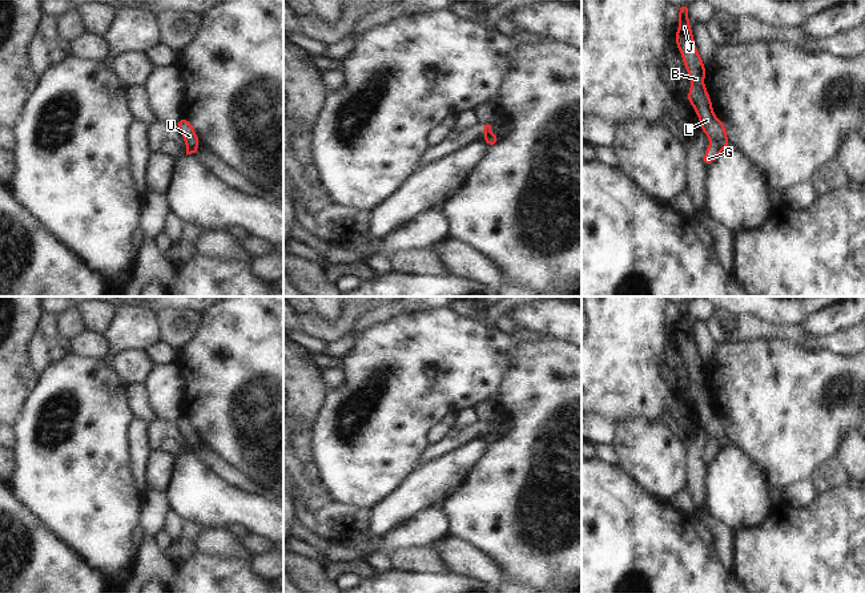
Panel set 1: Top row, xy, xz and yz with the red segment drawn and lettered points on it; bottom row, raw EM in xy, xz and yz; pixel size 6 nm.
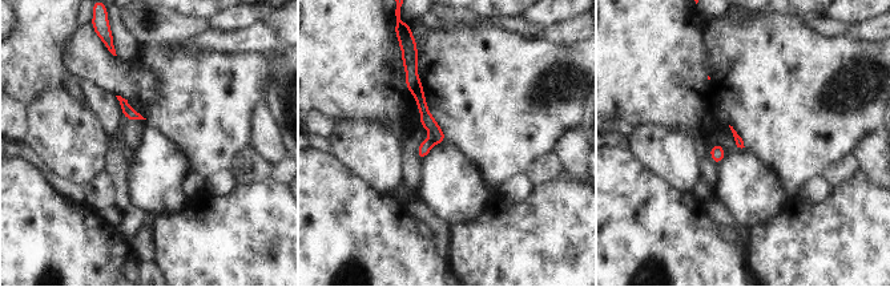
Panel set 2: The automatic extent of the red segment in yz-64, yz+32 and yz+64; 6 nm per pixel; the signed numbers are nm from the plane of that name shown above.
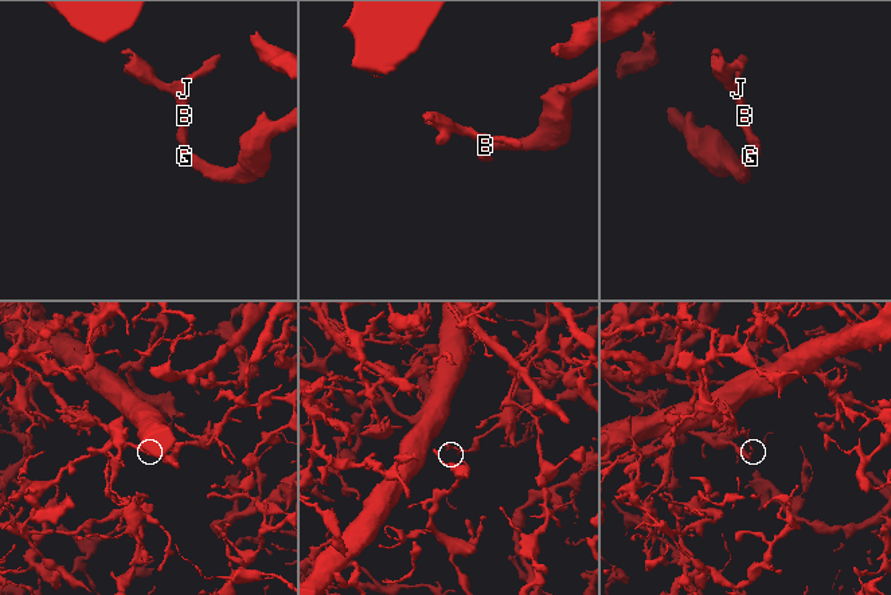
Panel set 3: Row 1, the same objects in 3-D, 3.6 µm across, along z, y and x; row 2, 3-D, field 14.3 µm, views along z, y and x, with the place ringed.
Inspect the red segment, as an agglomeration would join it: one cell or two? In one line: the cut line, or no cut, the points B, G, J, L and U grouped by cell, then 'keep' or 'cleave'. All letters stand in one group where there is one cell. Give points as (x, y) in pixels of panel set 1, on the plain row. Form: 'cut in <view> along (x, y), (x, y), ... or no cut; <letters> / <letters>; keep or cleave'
cut in yz along (711, 438), (721, 447); B J L U / G; cleave

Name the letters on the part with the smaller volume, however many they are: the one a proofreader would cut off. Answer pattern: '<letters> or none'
B, J, L, U

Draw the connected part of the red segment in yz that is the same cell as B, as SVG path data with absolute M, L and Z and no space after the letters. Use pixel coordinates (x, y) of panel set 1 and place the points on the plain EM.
M689 302L679 303L679 327L673 332L692 382L687 399L693 404L700 417L700 427L712 440L716 440L724 448L731 440L725 429L725 421L715 414L708 387L704 384L707 368L695 343L688 311Z

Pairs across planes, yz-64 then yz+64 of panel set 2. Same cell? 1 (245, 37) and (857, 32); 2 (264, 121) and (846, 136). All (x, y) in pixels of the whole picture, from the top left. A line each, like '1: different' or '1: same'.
1: same
2: different

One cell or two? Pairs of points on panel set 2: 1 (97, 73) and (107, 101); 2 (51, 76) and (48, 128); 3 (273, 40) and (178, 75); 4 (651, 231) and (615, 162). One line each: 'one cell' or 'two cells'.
1: two cells
2: two cells
3: two cells
4: one cell

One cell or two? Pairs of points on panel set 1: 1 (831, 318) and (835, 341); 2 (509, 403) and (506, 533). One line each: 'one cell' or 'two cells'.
1: two cells
2: one cell

